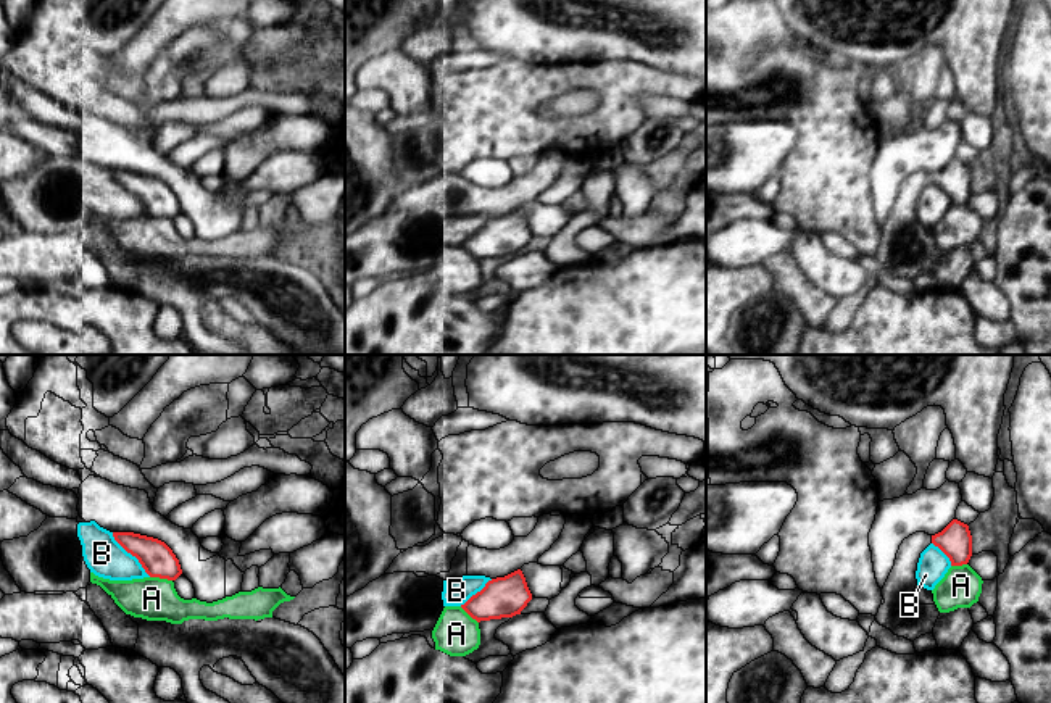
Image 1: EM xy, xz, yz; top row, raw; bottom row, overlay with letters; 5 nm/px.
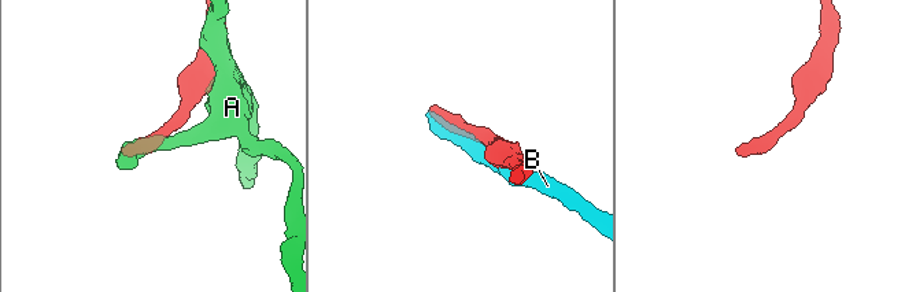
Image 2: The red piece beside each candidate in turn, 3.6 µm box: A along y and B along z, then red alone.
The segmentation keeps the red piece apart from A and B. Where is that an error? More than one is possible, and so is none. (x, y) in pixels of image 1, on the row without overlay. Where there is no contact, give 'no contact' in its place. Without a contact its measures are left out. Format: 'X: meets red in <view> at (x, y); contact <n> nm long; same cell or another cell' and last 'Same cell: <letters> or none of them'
A: meets red in xy at (162, 216); contact 110 nm long; another cell
B: meets red in xy at (131, 192); contact 300 nm long; same cell
Same cell: B

